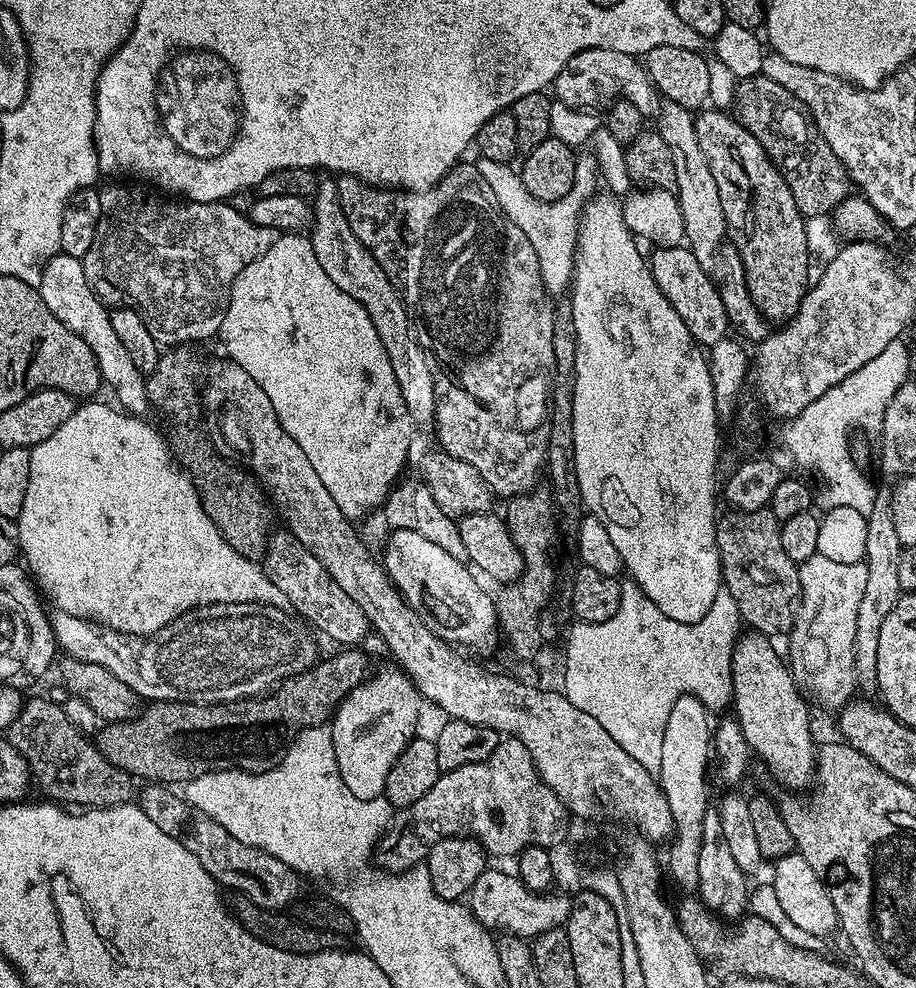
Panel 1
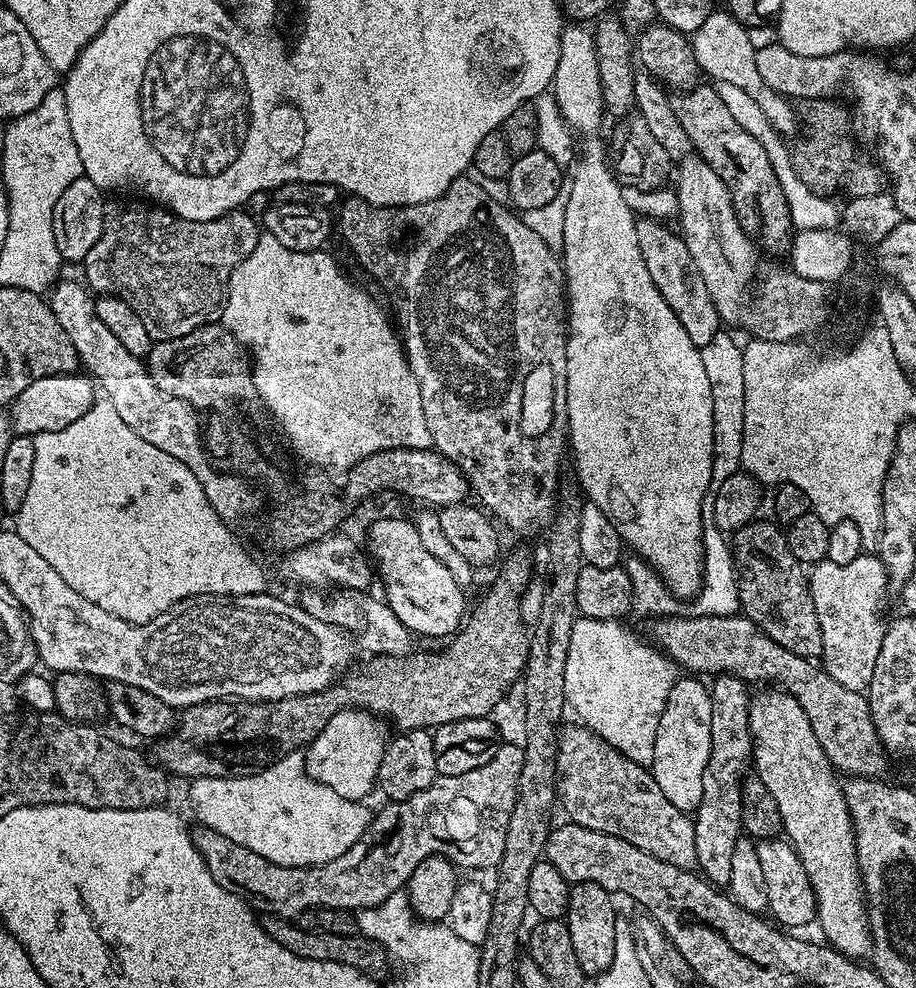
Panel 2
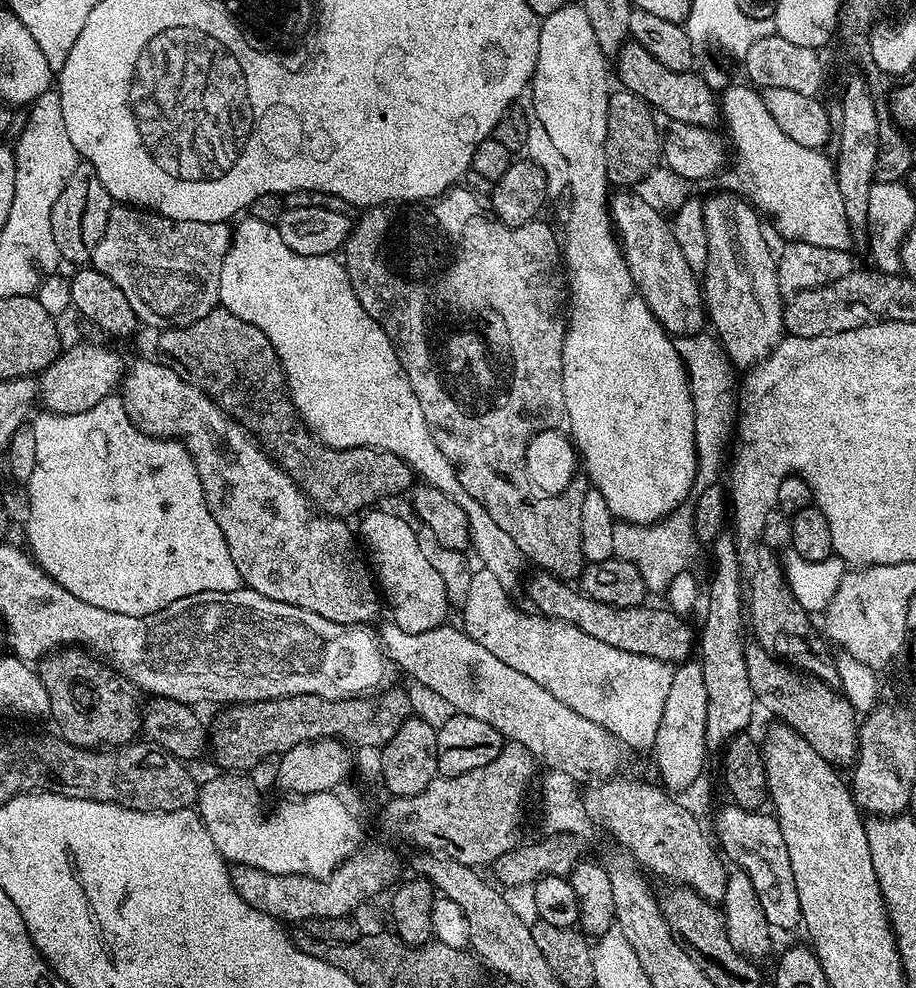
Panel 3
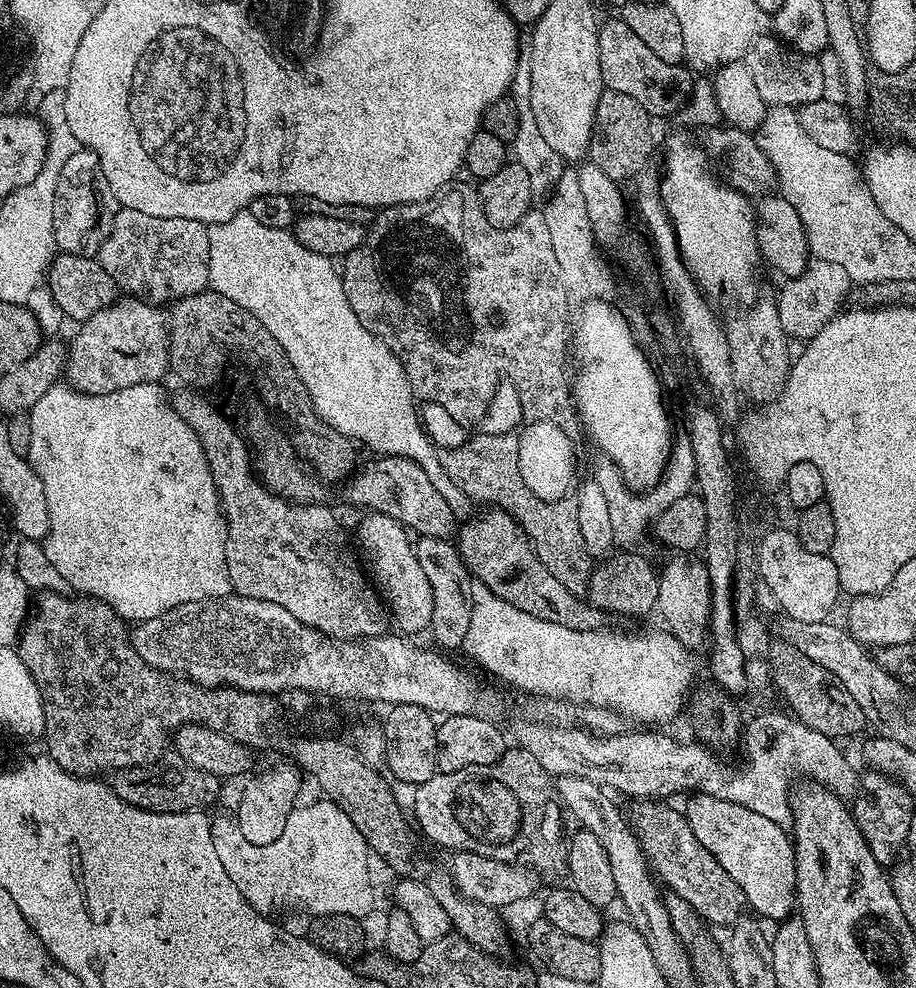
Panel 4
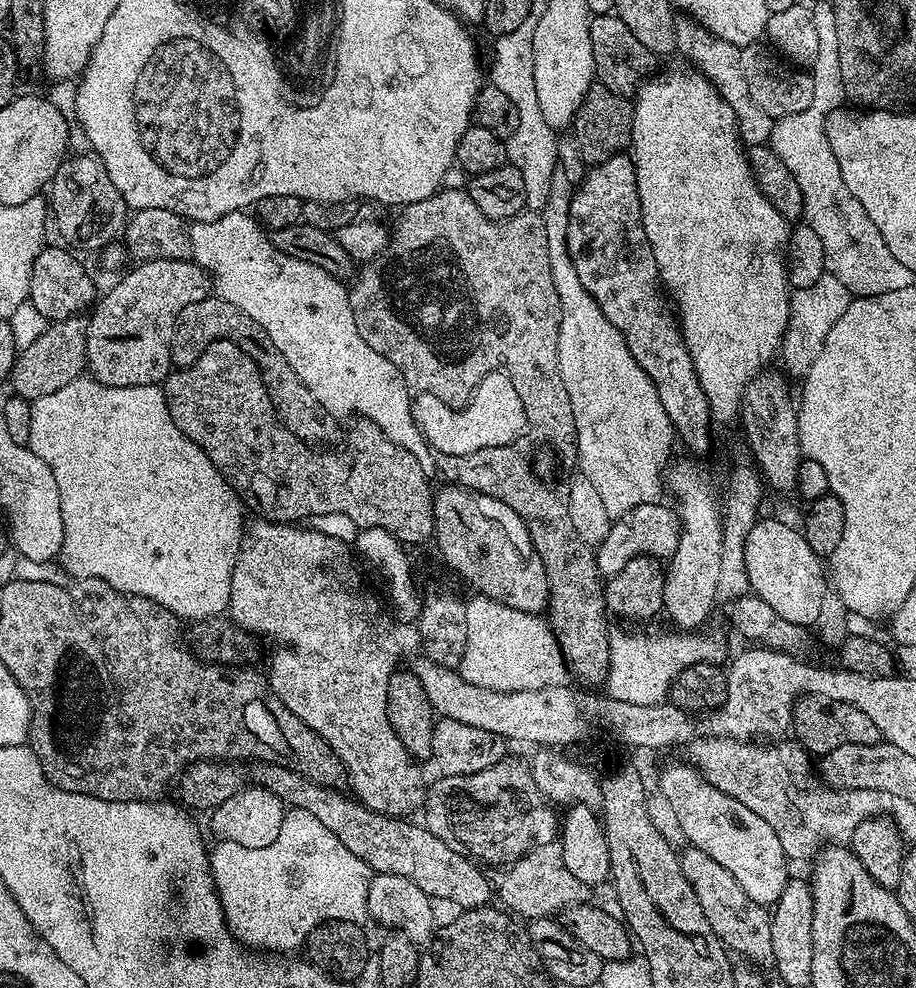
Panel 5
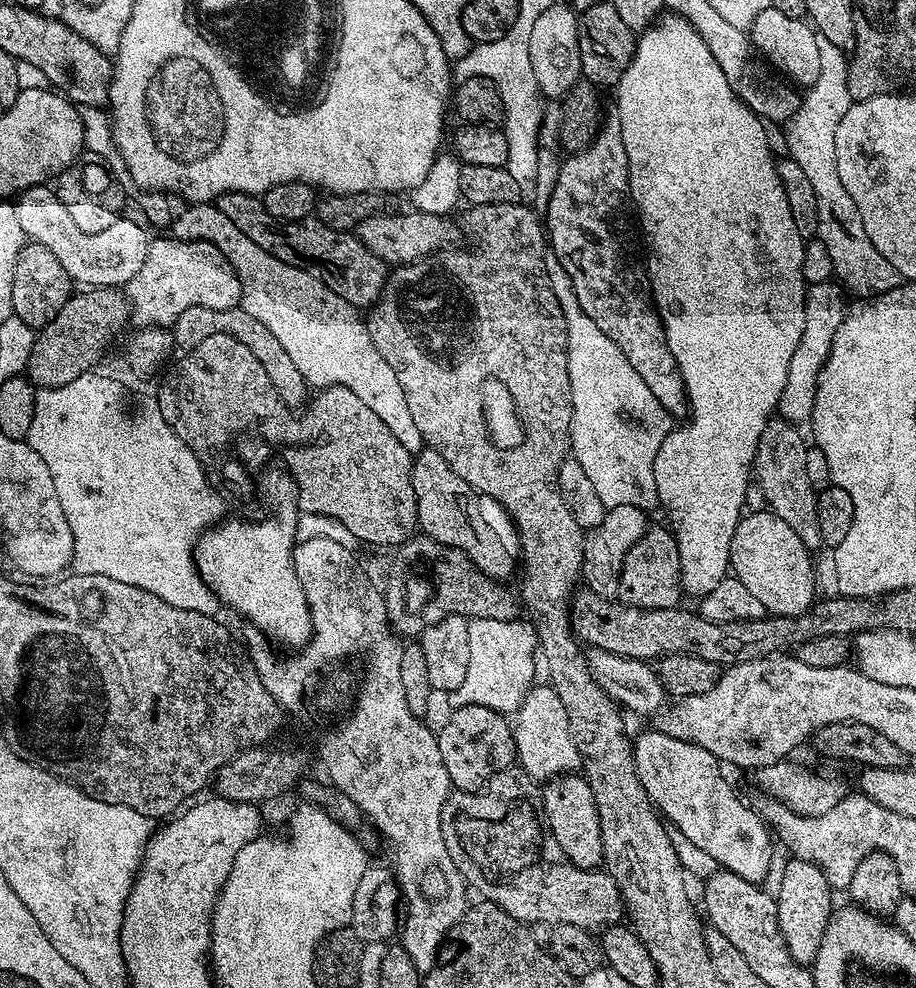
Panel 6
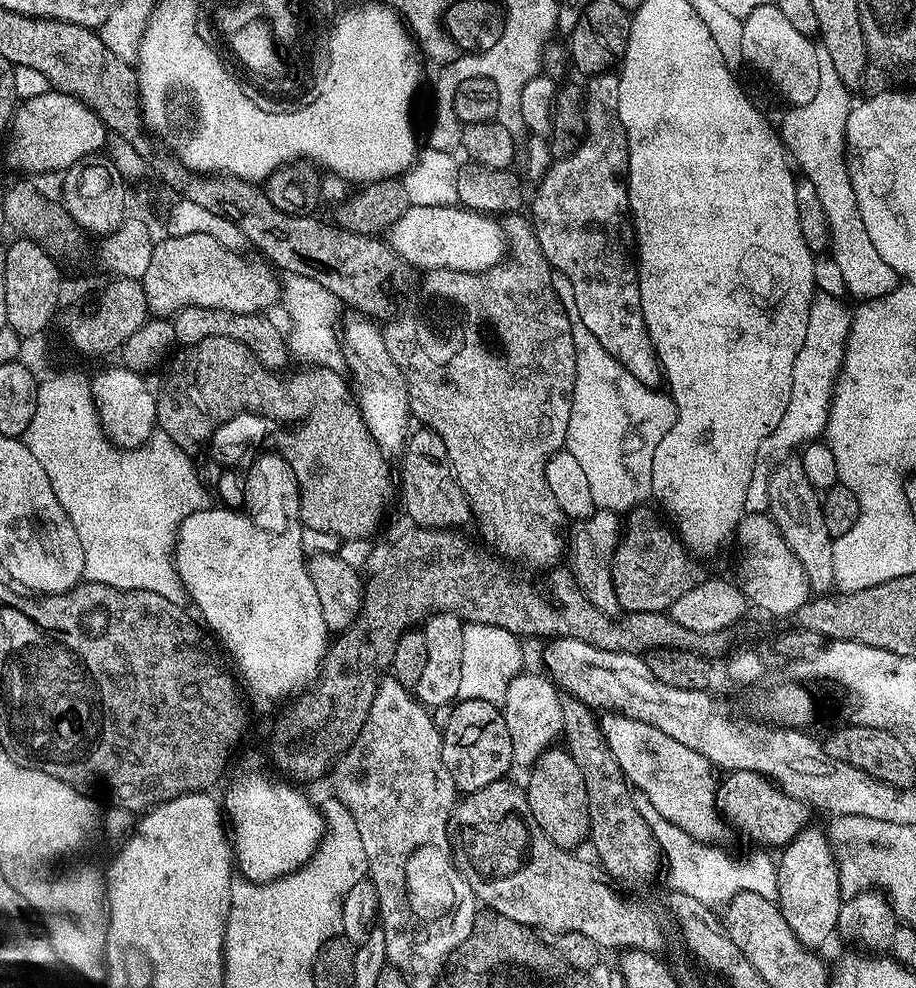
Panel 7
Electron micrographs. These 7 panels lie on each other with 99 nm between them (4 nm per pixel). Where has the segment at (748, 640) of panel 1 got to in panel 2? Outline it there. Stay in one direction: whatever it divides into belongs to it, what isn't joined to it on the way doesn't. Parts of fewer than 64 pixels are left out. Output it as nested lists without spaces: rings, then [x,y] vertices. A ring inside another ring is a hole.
[[[768,686],[760,691],[764,692],[757,691],[750,702],[754,775],[766,782],[774,802],[778,802],[778,814],[782,814],[783,835],[796,849],[802,866],[806,868],[810,886],[816,895],[816,920],[824,931],[823,939],[843,956],[867,957],[872,950],[872,929],[868,927],[864,877],[861,876],[858,866],[856,835],[846,806],[841,777],[826,758],[826,750],[822,750],[822,742],[818,742],[814,726],[810,726],[810,718],[806,718],[806,710],[798,706],[798,698],[775,686]]]

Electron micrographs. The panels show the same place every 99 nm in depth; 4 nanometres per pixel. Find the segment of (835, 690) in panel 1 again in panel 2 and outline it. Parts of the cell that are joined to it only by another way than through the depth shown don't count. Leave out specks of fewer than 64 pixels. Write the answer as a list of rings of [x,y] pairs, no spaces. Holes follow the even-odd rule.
[[[861,554],[845,565],[839,565],[827,558],[811,565],[808,589],[822,634],[822,666],[828,671],[830,678],[834,678],[834,682],[842,682],[846,690],[867,693],[870,678],[874,678],[874,662],[878,662],[878,650],[882,650],[882,638],[886,627],[885,621],[880,621],[880,607],[884,604],[884,591],[889,591],[889,588],[888,571],[876,554]]]

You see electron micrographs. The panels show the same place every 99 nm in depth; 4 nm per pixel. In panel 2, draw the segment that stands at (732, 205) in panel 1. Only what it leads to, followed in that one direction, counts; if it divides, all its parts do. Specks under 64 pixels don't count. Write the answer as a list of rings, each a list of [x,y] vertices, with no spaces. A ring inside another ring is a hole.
[[[701,82],[688,92],[677,92],[671,97],[674,118],[678,118],[682,130],[686,130],[695,155],[706,161],[732,192],[736,217],[746,230],[748,237],[763,251],[765,248],[768,252],[787,253],[792,246],[794,229],[786,202],[786,194],[782,194],[782,186],[774,174],[774,166],[770,166],[770,158],[766,158],[766,150],[762,150],[762,142],[758,142],[758,138],[754,138],[754,134],[746,134],[746,130],[742,130],[742,126],[738,126],[738,121],[731,116],[729,108],[724,105],[722,98],[718,98],[715,87],[711,83],[708,83],[709,85],[707,83]]]

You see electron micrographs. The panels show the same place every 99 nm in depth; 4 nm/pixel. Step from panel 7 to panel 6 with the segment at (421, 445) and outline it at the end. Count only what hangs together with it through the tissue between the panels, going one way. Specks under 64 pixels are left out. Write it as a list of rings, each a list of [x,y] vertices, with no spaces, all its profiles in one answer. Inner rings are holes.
[[[425,446],[415,453],[412,481],[416,522],[423,535],[434,538],[434,542],[442,542],[442,546],[460,550],[478,571],[491,580],[508,582],[515,572],[517,575],[522,560],[520,533],[502,505],[494,502],[494,498],[475,492],[465,480],[458,478],[446,458],[442,458],[438,449],[431,446]]]

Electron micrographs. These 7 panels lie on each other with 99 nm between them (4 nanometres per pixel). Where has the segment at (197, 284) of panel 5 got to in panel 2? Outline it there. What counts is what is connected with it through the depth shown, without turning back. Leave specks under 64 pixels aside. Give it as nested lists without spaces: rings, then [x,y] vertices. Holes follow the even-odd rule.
[[[79,371],[70,374],[58,374],[38,378],[18,394],[18,398],[10,405],[12,431],[18,436],[37,436],[47,432],[57,432],[70,422],[78,422],[86,410],[90,410],[98,399],[98,388],[91,376]]]

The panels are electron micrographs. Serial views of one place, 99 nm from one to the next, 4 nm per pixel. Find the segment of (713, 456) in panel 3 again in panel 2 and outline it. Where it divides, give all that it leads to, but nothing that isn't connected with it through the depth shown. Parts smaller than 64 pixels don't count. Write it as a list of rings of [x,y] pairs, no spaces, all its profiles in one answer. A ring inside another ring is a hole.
[[[726,330],[716,332],[714,338],[700,349],[702,366],[710,381],[714,409],[715,464],[718,468],[734,468],[740,463],[742,438],[745,430],[745,390],[743,389],[743,347]]]

